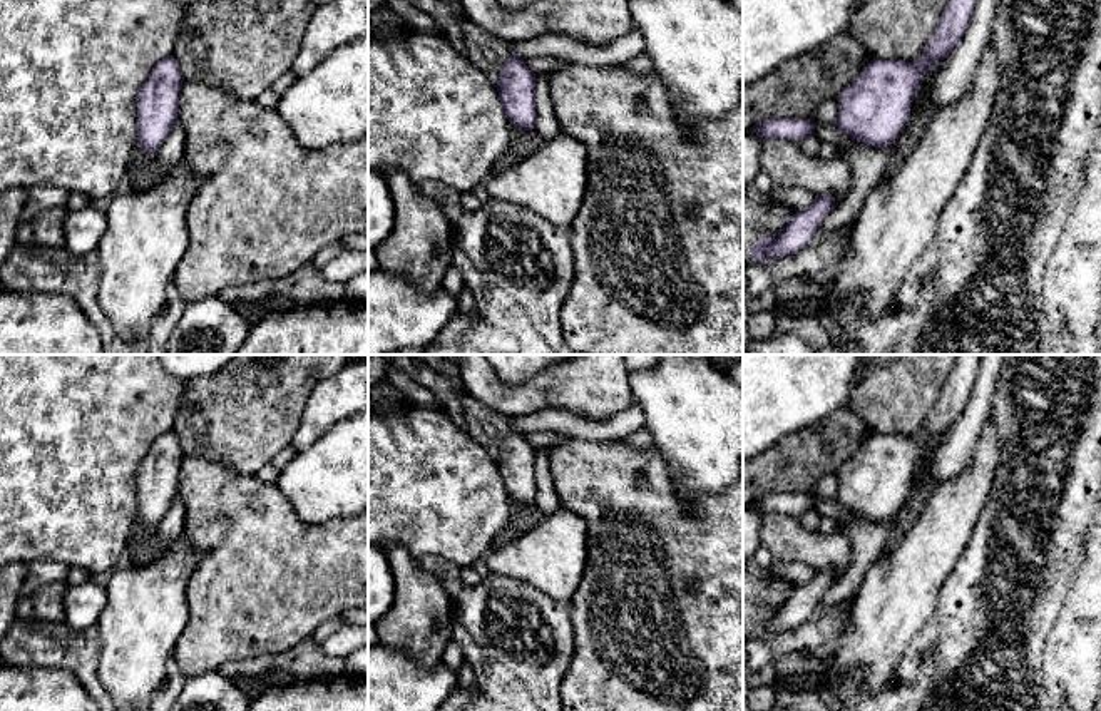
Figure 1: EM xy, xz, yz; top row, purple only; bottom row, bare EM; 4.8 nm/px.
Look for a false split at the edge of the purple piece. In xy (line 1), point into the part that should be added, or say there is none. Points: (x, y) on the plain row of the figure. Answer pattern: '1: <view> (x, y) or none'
1: none

